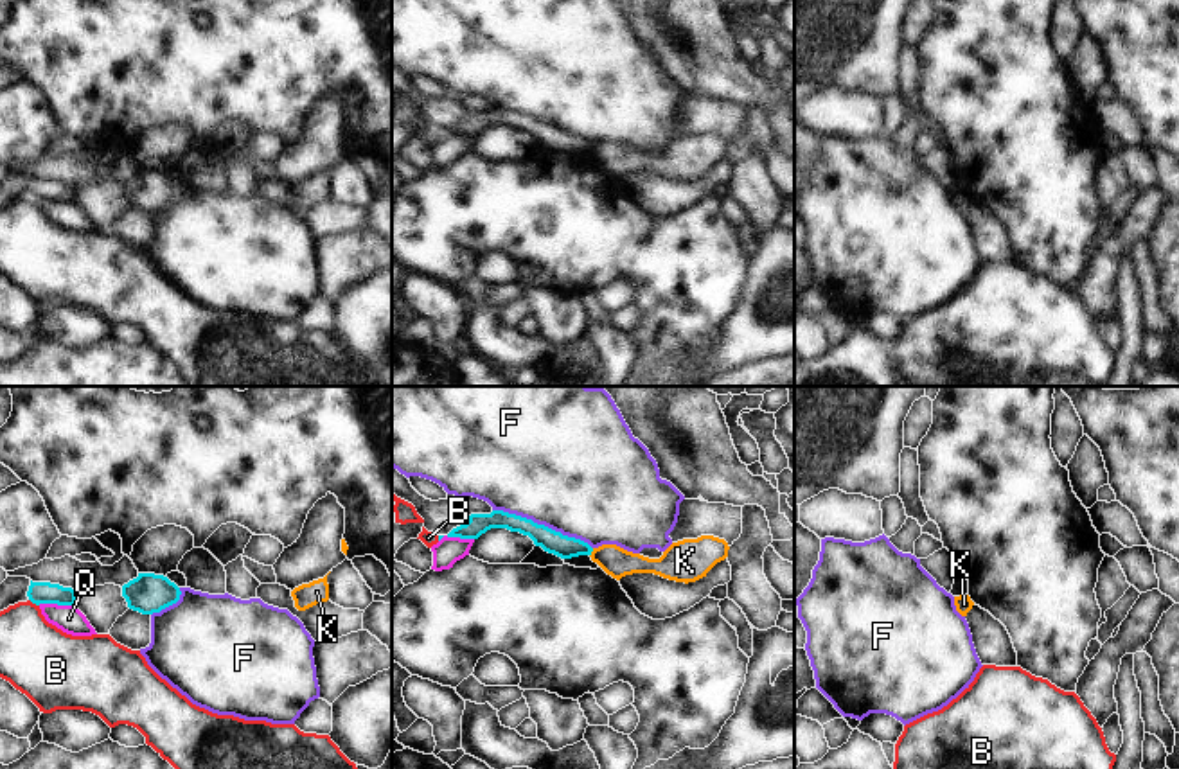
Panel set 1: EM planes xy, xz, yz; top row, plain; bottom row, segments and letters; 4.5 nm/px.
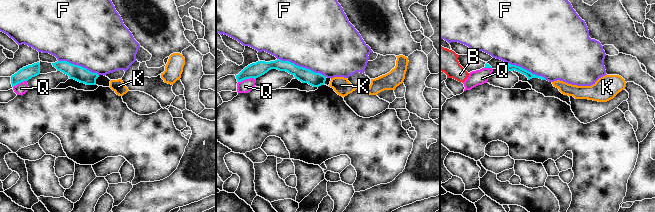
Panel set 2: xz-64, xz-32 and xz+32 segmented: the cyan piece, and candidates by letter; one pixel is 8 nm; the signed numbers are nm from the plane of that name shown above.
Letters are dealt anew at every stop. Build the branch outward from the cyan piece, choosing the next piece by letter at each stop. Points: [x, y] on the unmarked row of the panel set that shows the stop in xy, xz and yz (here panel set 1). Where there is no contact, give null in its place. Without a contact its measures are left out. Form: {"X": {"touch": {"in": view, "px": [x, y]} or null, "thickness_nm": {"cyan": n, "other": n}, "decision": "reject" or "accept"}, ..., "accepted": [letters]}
{"B": {"touch": {"in": "xy", "px": [35, 200]}, "thickness_nm": {"cyan": 100, "other": 320}, "decision": "reject"}, "F": {"touch": {"in": "xz", "px": [543, 123]}, "thickness_nm": {"cyan": 100, "other": 500}, "decision": "reject"}, "K": {"touch": {"in": "xz", "px": [592, 148]}, "thickness_nm": {"cyan": 100, "other": 140}, "decision": "reject"}, "Q": {"touch": {"in": "xy", "px": [56, 200]}, "thickness_nm": {"cyan": 100, "other": 120}, "decision": "reject"}, "accepted": []}

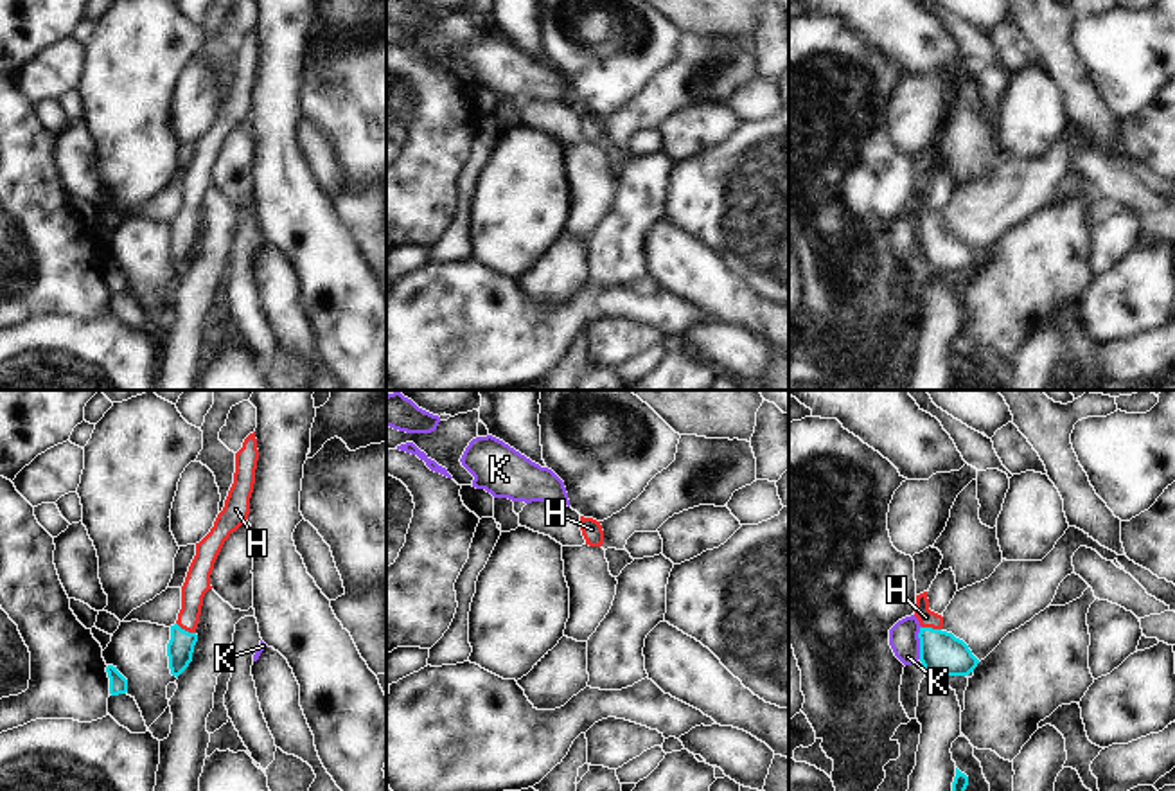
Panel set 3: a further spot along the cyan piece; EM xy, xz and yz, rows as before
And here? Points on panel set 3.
{"H": {"touch": {"in": "xy", "px": [184, 227]}, "thickness_nm": {"cyan": 120, "other": 110}, "decision": "accept"}, "K": {"touch": {"in": "yz", "px": [920, 239]}, "thickness_nm": {"cyan": 200, "other": 130}, "decision": "reject"}, "accepted": ["H"]}

